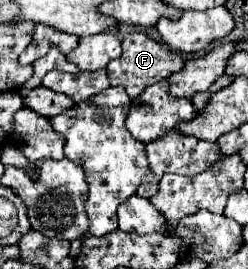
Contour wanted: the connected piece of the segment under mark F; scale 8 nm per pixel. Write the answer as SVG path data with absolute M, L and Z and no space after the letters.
M128 34L122 40L122 50L124 50L122 56L112 60L106 70L108 70L110 84L112 86L124 86L124 90L128 92L130 98L140 96L146 86L152 86L152 84L168 78L170 74L182 70L182 66L184 66L184 60L178 52L170 50L166 44L162 44L158 40L152 40L146 34Z

